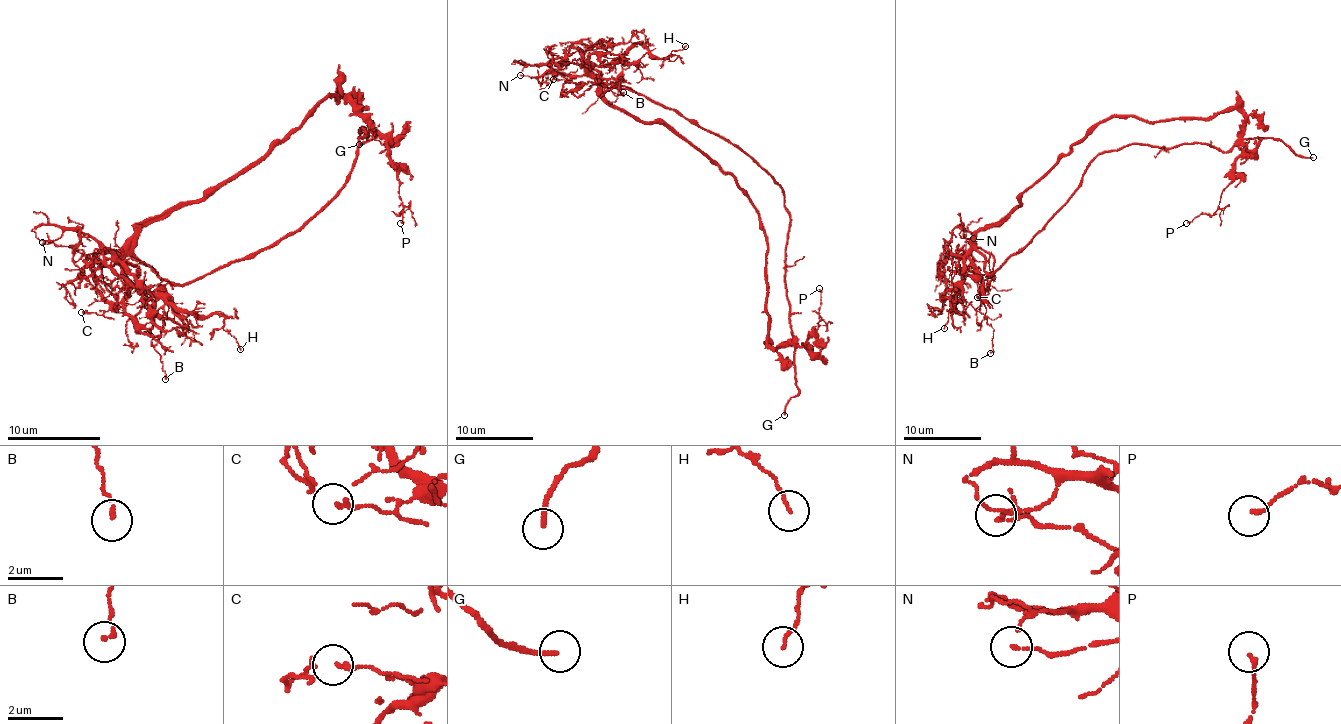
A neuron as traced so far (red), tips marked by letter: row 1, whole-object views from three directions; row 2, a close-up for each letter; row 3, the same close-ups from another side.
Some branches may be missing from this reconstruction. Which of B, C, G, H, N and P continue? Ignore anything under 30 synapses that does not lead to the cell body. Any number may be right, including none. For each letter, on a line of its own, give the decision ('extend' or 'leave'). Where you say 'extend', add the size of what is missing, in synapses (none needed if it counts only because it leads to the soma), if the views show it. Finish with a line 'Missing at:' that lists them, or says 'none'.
B: leave
C: leave
G: extend
H: leave
N: leave
P: leave
Missing at: G

